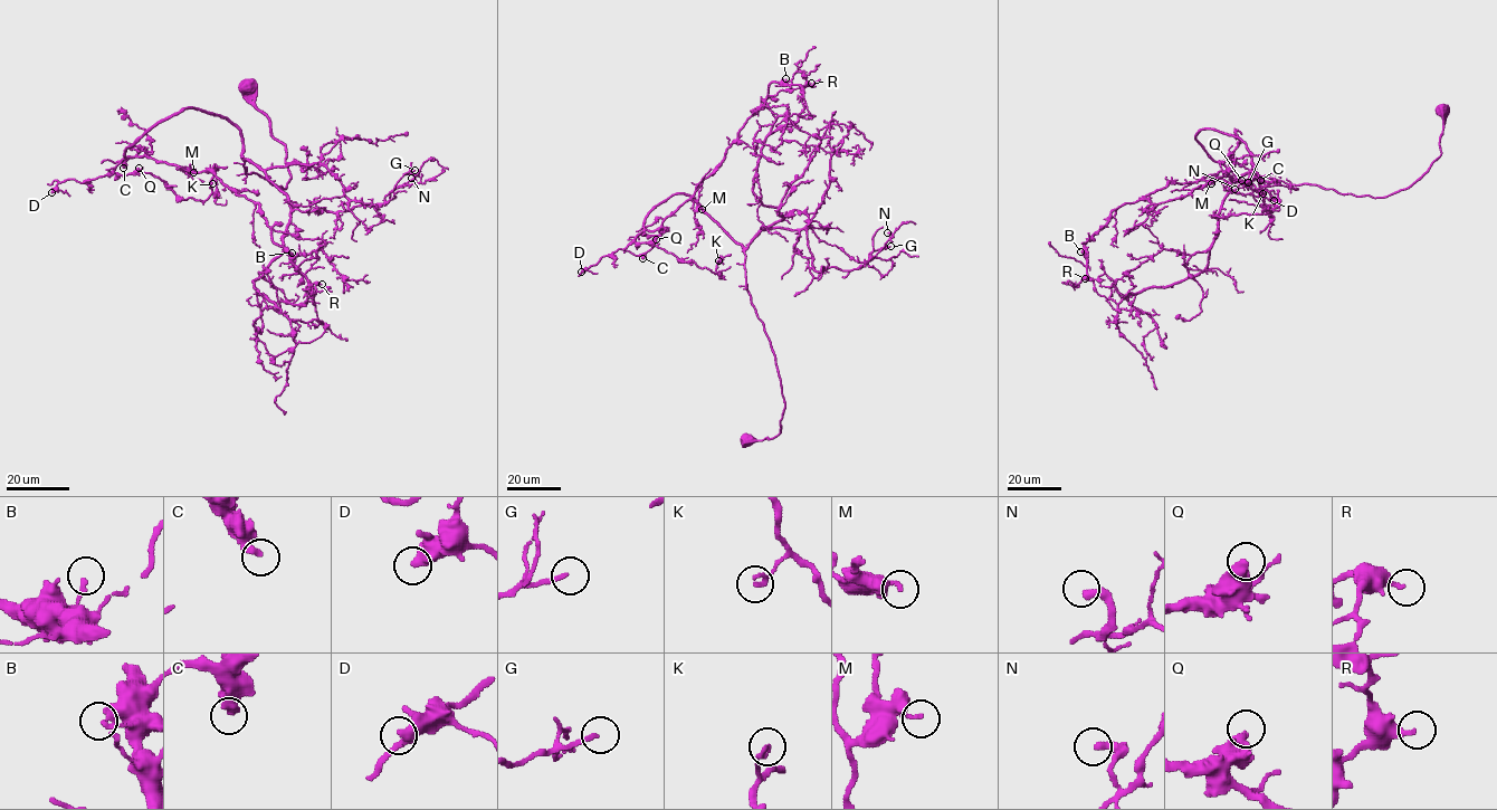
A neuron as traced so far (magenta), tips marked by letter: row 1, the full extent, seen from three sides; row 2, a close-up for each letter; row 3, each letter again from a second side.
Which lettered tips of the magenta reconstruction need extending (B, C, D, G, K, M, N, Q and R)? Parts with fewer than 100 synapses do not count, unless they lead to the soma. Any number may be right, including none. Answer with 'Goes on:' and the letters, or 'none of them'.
Goes on: none of them

